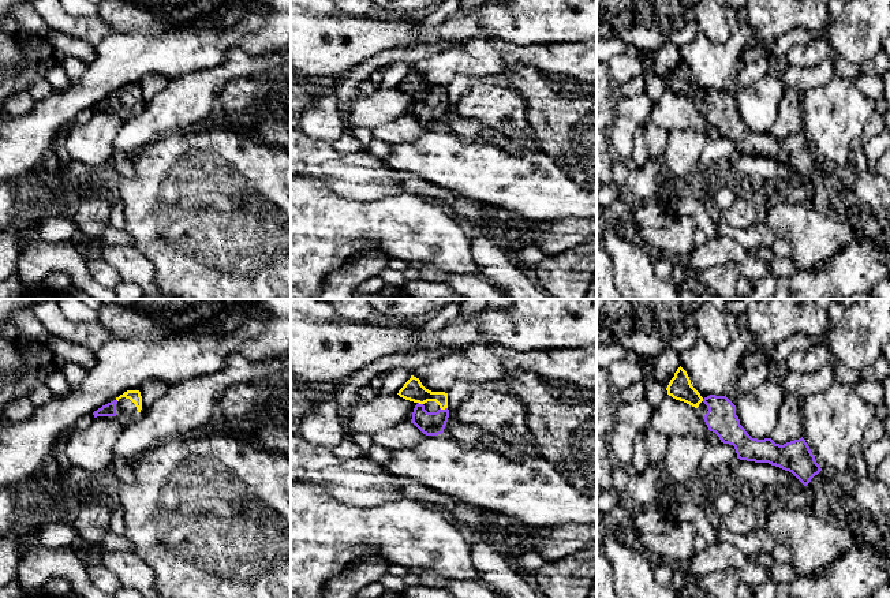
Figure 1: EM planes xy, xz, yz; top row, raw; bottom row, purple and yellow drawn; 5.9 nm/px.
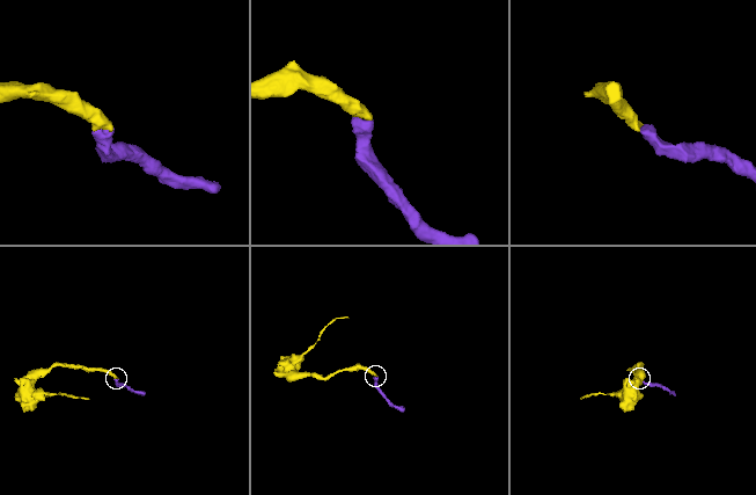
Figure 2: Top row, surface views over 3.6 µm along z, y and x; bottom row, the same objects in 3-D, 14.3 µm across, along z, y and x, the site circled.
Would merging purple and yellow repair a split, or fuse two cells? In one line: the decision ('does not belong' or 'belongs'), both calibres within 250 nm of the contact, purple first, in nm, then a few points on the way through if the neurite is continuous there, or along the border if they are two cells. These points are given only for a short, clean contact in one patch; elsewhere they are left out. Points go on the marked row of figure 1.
belongs; calibres 140 and 120 nm; way xz (432, 423), (445, 408), (434, 396), (414, 391)

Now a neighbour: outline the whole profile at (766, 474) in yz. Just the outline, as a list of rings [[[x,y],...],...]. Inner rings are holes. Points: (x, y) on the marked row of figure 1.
[[[734,459],[725,464],[717,476],[726,478],[736,475],[745,481],[747,486],[751,483],[762,483],[763,486],[782,485],[789,487],[794,482],[800,482],[792,472],[769,463],[755,463]]]

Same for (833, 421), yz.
[[[834,381],[824,390],[801,399],[801,431],[822,470],[846,472],[849,451],[859,444],[875,416],[875,405],[861,399],[849,386]]]

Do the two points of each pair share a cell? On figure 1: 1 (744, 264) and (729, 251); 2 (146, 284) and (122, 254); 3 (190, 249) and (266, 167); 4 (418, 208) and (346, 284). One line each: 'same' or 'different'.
1: same
2: same
3: same
4: different

